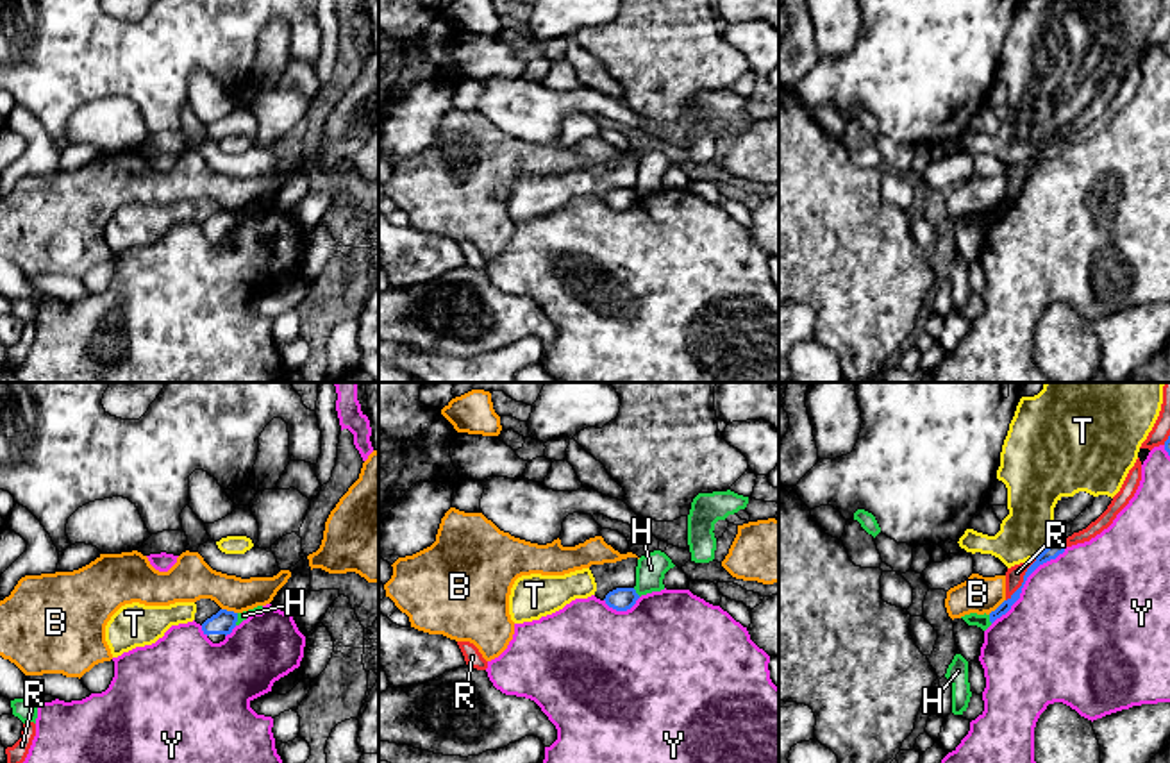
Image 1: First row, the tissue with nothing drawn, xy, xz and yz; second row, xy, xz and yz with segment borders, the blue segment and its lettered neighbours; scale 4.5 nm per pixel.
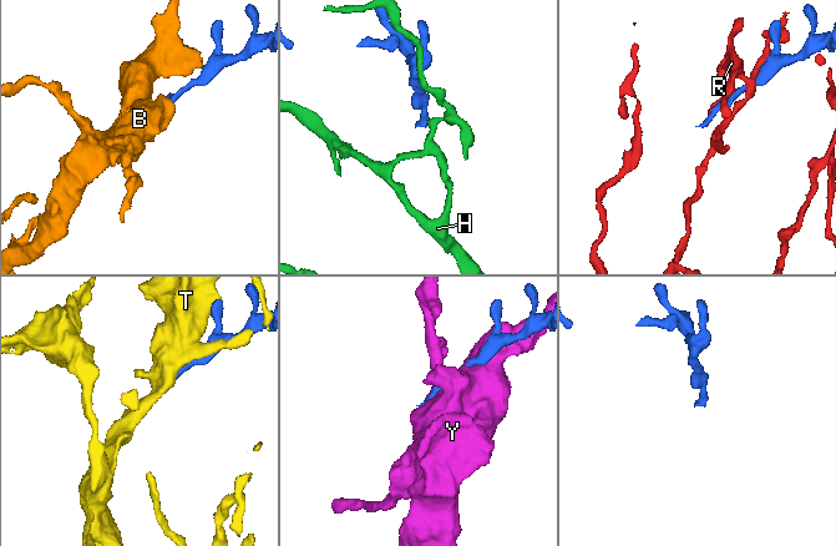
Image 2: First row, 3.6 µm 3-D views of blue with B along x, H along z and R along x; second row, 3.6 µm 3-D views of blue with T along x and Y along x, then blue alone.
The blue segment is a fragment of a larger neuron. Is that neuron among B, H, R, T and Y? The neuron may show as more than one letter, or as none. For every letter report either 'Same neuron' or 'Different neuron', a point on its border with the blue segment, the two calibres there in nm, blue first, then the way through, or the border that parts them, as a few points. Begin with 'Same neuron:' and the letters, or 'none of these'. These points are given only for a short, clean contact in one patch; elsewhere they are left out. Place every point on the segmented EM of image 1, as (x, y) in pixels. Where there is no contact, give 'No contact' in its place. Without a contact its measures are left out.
Same neuron: none of these
B: Different neuron. Touches blue at yz (997, 608). Thickness 50 nm (blue) against 170 nm. Boundary: yz (1004, 599), (988, 613)
H: Different neuron. Touches blue at xy (236, 619). Thickness 100 nm (blue) against 40 nm. Boundary: xy (238, 613), (234, 624)
R: Different neuron. Touches blue at yz (1024, 579). Thickness 70 nm (blue) against 80 nm
T: Different neuron. Touches blue at yz (1047, 547). Thickness 70 nm (blue) against 240 nm
Y: Different neuron. Touches blue at yz (1024, 583). Thickness 70 nm (blue) against 500 nm

